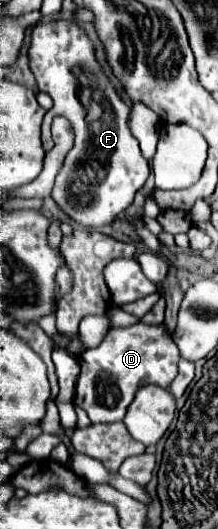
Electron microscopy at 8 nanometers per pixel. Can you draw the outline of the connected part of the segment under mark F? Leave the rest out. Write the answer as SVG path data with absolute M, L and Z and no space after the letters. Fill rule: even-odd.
M61 19L61 21L37 23L31 31L31 45L29 45L27 57L29 57L29 69L37 79L39 91L49 93L53 99L53 107L45 113L45 119L43 119L41 139L44 150L49 151L54 145L51 135L51 119L53 117L57 117L57 115L67 117L75 129L75 145L65 157L65 165L63 165L61 173L57 175L51 197L71 219L75 219L83 227L111 225L113 219L119 215L119 211L127 209L133 203L135 193L145 185L145 181L149 177L149 163L141 155L139 143L129 129L131 107L117 93L111 79L103 73L103 69L95 57L93 41L85 33L85 29L77 25L77 21ZM79 97L99 97L99 103L95 103L93 109L91 107L87 109Z

